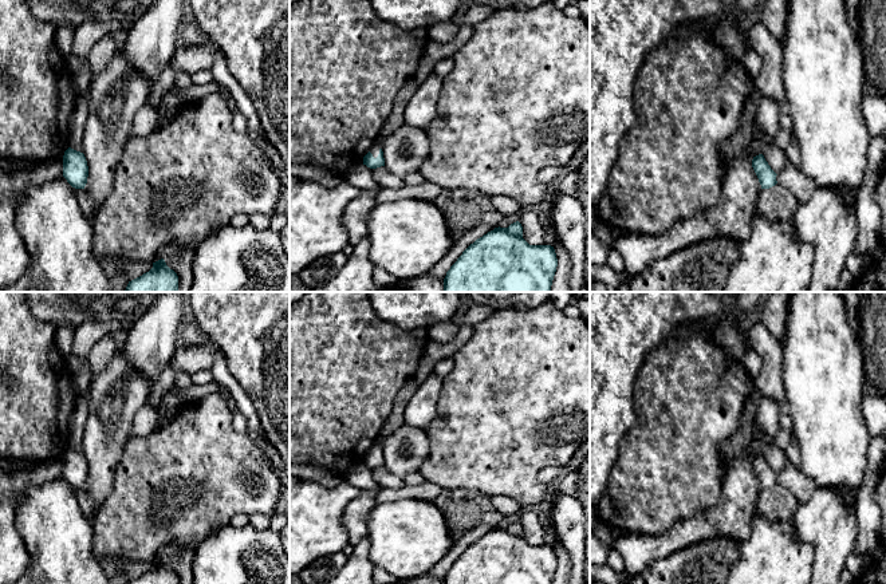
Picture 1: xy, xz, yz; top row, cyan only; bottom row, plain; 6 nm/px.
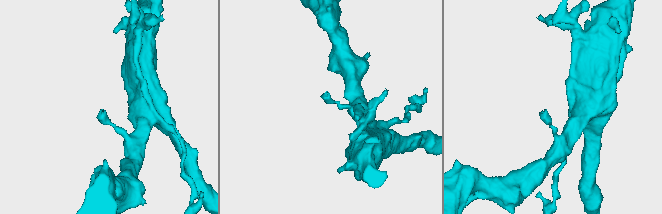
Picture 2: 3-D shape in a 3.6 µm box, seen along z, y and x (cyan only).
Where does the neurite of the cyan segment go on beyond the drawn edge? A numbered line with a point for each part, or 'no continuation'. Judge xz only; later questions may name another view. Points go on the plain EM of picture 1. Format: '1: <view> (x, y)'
1: xz (394, 421)

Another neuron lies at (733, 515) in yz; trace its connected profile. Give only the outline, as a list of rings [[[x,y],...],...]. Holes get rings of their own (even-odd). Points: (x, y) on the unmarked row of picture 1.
[[[755,425],[748,447],[726,463],[721,497],[713,508],[678,521],[663,534],[622,534],[615,549],[623,559],[626,573],[637,576],[653,561],[713,537],[745,541],[759,513],[757,502],[761,492],[752,459],[763,454],[763,447],[769,441]]]

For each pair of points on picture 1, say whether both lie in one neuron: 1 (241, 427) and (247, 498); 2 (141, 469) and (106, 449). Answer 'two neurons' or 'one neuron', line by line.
1: two neurons
2: two neurons

